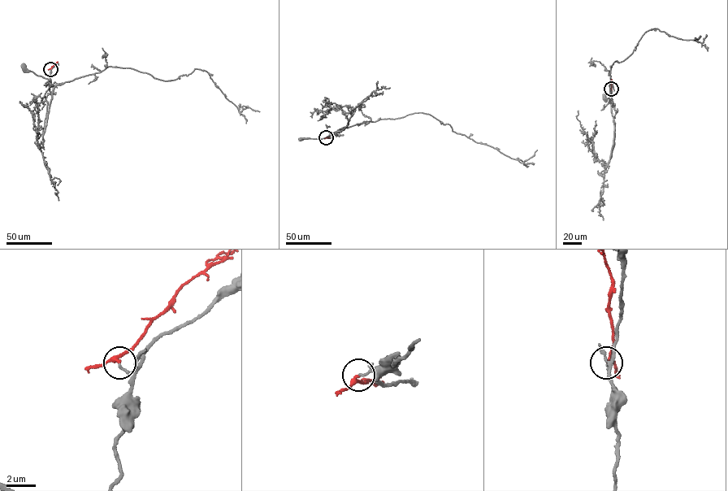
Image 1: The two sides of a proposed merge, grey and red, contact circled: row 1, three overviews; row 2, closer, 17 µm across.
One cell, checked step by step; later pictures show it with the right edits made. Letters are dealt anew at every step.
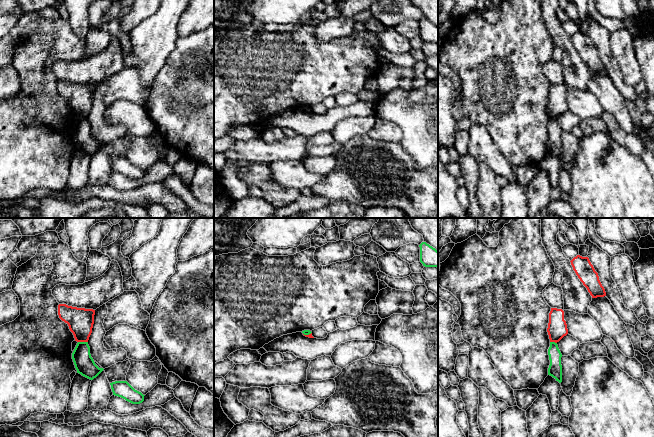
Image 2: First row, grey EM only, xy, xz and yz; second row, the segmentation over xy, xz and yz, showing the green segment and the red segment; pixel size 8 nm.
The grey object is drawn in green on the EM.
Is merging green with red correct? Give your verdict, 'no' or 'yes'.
no

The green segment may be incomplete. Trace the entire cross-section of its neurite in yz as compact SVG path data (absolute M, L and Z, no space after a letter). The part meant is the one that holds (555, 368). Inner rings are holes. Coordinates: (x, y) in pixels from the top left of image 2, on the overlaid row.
M550 342L548 355L550 360L548 375L552 376L553 378L556 379L556 381L561 383L562 382L562 365L561 365L562 354L558 348L557 343Z

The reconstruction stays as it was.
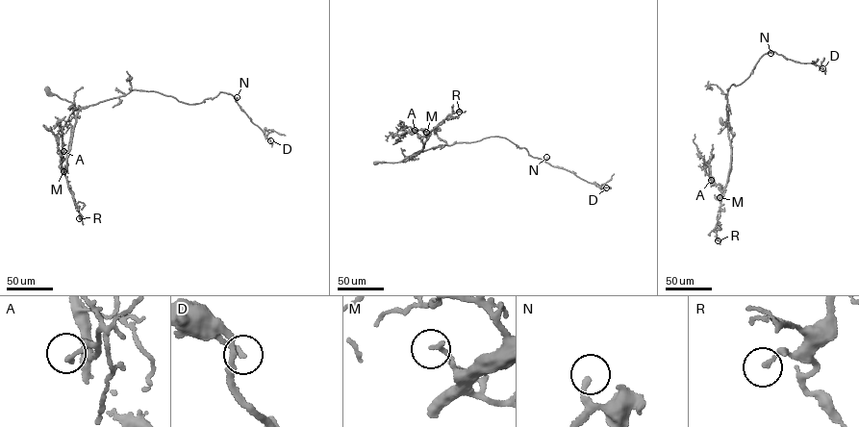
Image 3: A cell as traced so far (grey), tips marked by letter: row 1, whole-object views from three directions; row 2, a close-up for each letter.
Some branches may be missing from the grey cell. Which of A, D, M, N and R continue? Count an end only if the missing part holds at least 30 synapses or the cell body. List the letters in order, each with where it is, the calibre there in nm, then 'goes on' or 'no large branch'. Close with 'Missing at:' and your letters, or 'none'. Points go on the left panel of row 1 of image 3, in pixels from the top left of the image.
A: (63, 151) | 170 nm | no large branch
D: (270, 140) | 180 nm | no large branch
M: (63, 171) | 160 nm | no large branch
N: (237, 97) | 200 nm | goes on
R: (79, 218) | 110 nm | no large branch
Missing at: N

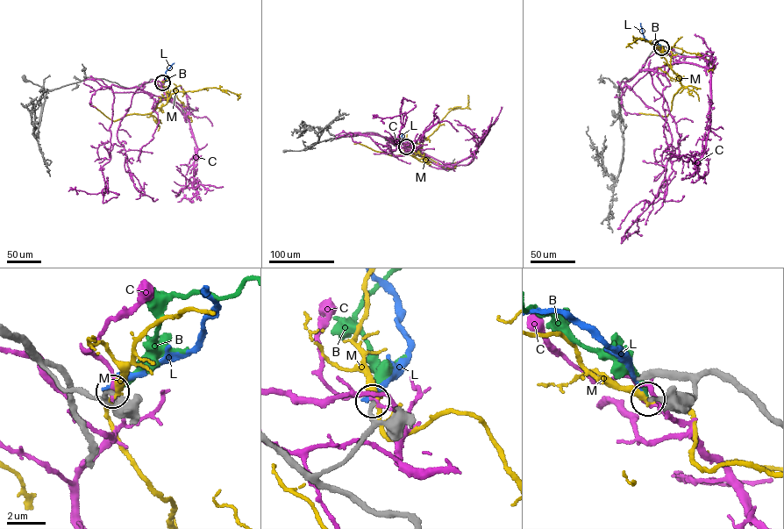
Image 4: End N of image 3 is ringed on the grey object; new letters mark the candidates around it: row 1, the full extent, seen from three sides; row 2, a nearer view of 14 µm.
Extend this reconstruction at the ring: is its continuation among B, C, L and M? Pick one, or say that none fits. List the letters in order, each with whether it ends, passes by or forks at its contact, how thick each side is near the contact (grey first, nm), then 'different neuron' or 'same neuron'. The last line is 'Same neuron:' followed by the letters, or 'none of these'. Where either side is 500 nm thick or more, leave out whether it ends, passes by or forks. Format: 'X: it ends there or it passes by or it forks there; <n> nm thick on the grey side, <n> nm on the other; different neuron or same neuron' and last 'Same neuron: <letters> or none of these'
B: it ends there; 240 nm thick on the grey side, 190 nm on the other; same neuron
C: it passes by; 240 nm thick on the grey side, 180 nm on the other; different neuron
L: it ends there; 240 nm thick on the grey side, 280 nm on the other; different neuron
M: it passes by; 240 nm thick on the grey side, 280 nm on the other; different neuron
Same neuron: B

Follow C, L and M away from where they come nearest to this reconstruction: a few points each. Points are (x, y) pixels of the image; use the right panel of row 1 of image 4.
C: (661, 47), (680, 57), (639, 70), (625, 82), (667, 124), (672, 153), (660, 192), (628, 239)
L: (661, 47), (644, 38), (640, 23)
M: (661, 47), (671, 52), (671, 67), (682, 86), (673, 95), (671, 110), (666, 116), (638, 113)

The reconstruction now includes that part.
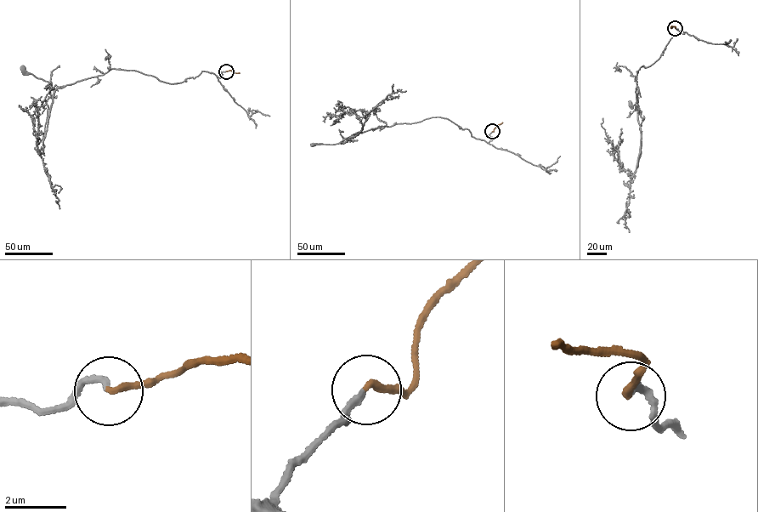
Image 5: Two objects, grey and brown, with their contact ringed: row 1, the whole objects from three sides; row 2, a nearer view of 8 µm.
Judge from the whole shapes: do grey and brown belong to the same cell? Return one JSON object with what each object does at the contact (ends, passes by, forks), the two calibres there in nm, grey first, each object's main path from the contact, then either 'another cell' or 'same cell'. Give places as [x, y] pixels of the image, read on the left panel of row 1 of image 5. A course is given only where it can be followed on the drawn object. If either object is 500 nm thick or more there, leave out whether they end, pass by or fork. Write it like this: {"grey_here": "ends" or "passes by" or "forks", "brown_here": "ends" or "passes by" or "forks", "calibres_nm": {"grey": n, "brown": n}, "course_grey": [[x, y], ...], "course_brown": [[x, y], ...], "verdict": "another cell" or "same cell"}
{"grey_here": "ends", "brown_here": "ends", "calibres_nm": {"grey": 200, "brown": 220}, "course_grey": [[226, 71], [218, 76], [202, 71], [194, 78], [171, 83], [136, 71], [111, 68], [53, 89], [22, 68]], "course_brown": [[226, 71], [240, 73]], "verdict": "same cell"}

